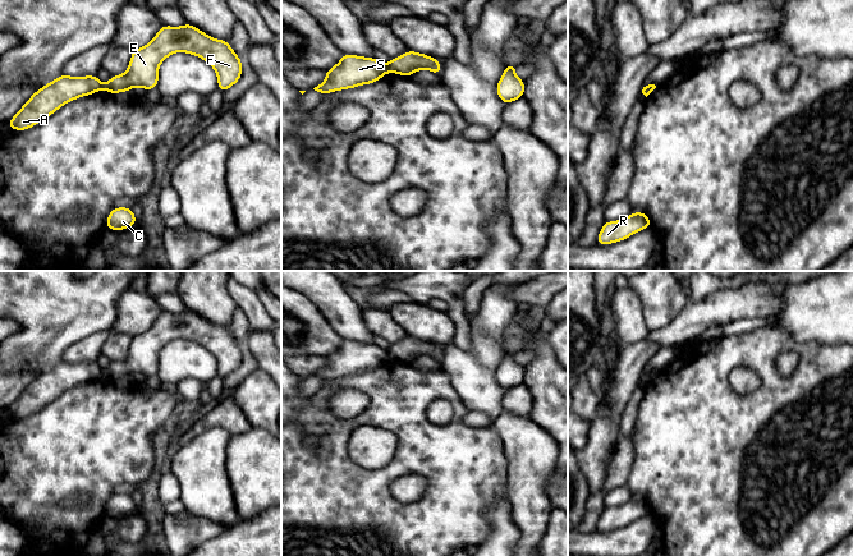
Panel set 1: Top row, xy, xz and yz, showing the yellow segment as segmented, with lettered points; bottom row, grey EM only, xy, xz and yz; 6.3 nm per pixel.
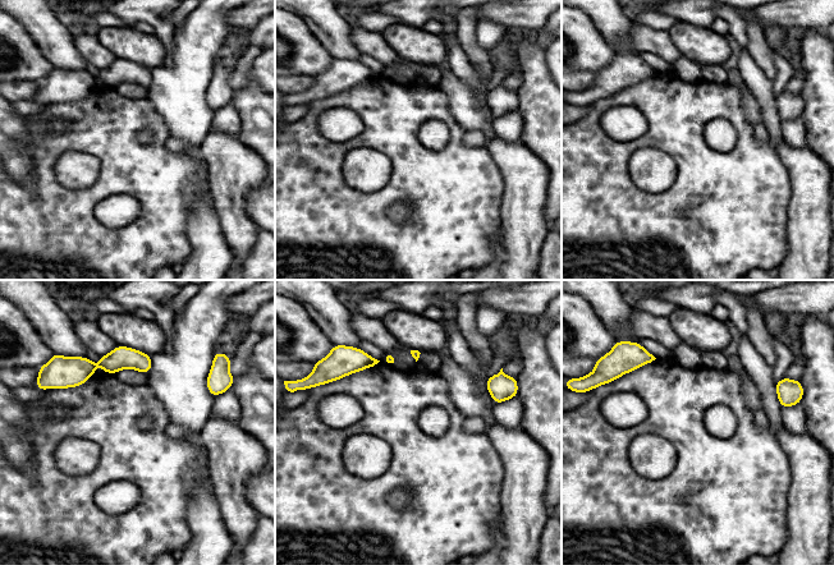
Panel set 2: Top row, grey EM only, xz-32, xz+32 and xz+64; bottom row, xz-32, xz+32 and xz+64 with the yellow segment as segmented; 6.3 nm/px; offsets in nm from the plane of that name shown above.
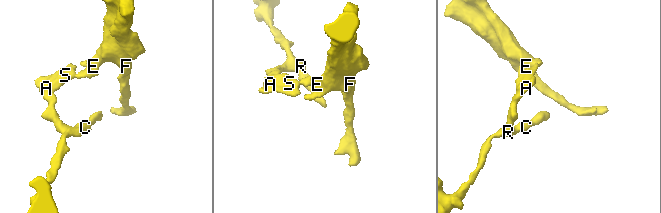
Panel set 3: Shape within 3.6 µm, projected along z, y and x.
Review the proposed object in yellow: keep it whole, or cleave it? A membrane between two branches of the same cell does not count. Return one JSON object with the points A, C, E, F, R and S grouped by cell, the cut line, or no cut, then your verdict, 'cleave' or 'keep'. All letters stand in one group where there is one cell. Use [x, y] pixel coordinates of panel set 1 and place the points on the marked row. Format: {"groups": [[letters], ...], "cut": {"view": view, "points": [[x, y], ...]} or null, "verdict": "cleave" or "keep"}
{"groups": [["A", "C", "R", "S"], ["E", "F"]], "cut": {"view": "xz", "points": [[386, 65], [390, 70]]}, "verdict": "cleave"}

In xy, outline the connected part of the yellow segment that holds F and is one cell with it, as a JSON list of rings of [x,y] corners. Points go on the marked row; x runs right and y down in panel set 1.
[[[185,22],[182,27],[164,24],[150,43],[132,50],[128,70],[111,75],[104,89],[111,95],[129,92],[133,87],[156,89],[161,63],[175,52],[196,55],[210,64],[217,75],[217,89],[223,93],[242,77],[242,59],[228,40],[216,40]]]

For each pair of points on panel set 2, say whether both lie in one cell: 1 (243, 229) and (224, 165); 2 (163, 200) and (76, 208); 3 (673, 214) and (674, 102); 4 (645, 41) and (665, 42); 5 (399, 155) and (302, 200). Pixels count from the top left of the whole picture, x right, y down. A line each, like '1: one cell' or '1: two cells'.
1: one cell
2: one cell
3: one cell
4: one cell
5: one cell

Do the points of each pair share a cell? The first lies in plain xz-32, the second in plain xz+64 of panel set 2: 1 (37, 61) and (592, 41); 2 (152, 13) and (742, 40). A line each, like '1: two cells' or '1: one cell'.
1: one cell
2: two cells

